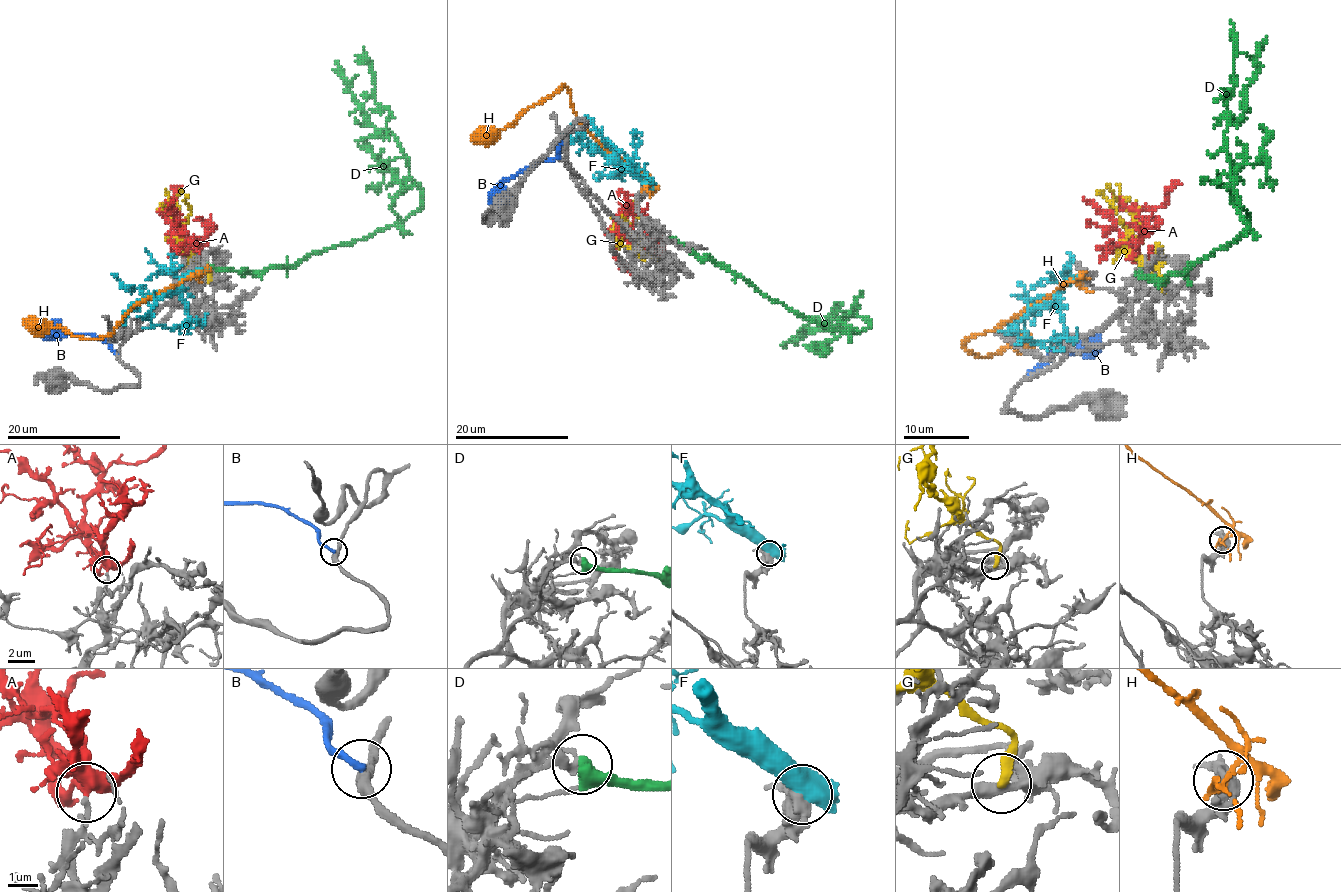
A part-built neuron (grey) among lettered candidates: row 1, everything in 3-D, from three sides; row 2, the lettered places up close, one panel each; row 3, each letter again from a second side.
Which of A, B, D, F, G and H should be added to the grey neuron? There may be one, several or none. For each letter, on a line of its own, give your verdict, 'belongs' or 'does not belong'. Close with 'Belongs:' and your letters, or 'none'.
A: belongs
B: does not belong
D: does not belong
F: does not belong
G: does not belong
H: does not belong
Belongs: A

